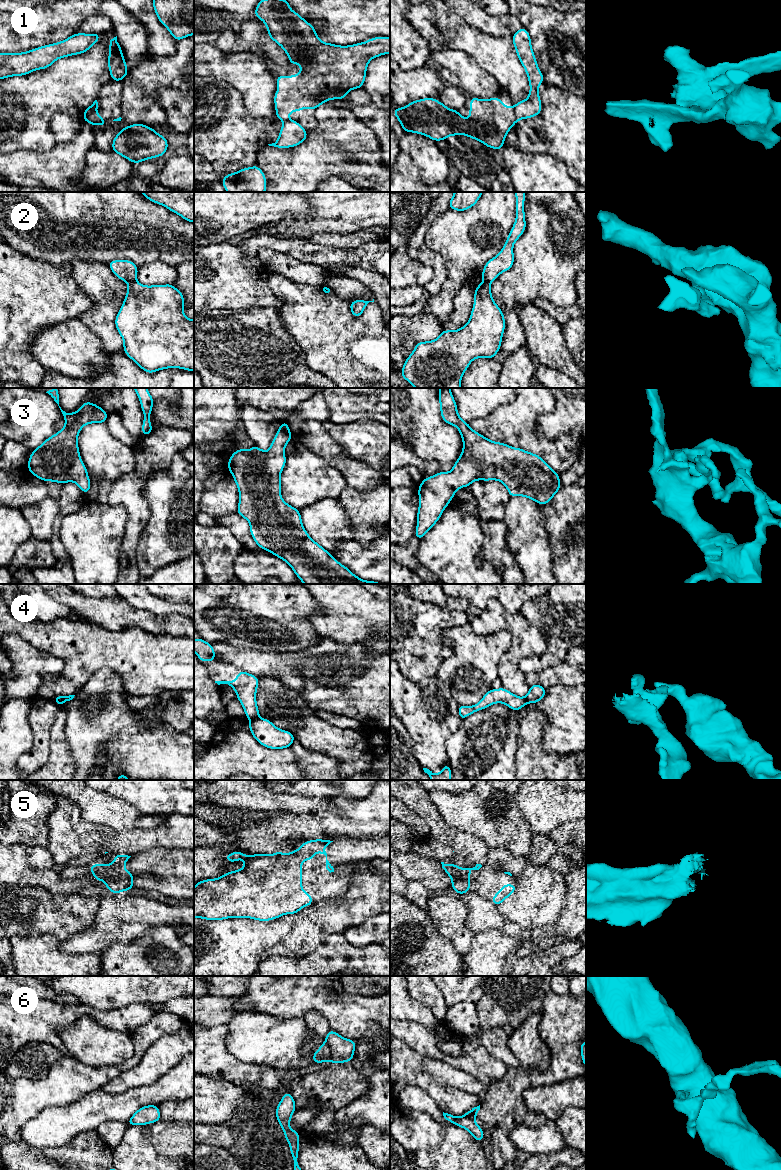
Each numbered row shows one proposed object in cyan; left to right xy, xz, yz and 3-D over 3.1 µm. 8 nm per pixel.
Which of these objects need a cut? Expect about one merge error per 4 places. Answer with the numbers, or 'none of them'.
1, 2, 4, 6

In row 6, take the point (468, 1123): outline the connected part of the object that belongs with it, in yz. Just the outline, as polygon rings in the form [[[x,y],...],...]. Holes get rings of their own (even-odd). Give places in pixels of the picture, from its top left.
[[[462,1117],[457,1120],[456,1125],[468,1130],[475,1140],[484,1141],[483,1129],[476,1124],[474,1118]]]

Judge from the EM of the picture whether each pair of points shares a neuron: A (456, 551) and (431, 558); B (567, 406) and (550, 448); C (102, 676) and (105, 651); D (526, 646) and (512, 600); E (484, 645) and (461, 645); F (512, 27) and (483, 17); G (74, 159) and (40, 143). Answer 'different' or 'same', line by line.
A: same
B: different
C: different
D: different
E: same
F: same
G: different

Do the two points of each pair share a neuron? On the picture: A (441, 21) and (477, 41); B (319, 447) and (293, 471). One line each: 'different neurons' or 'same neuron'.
A: same neuron
B: different neurons

